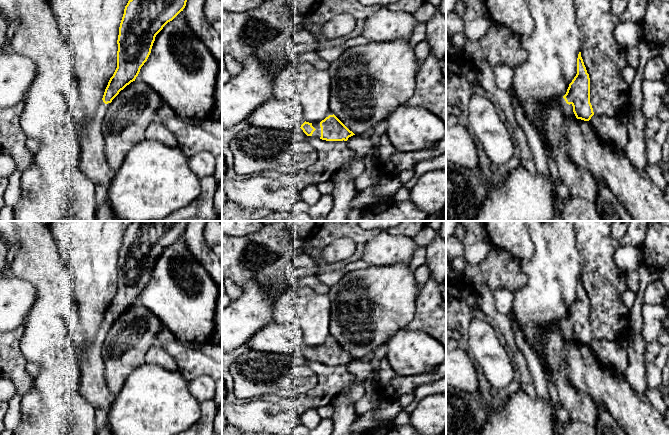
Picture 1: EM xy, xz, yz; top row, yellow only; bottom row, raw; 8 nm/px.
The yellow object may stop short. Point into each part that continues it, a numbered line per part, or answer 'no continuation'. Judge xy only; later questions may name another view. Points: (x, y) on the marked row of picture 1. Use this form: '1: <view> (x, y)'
1: xy (93, 163)

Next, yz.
1: yz (567, 109)

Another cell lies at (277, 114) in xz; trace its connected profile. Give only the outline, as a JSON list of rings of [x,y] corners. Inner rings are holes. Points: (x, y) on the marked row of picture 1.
[[[275,97],[259,105],[248,120],[252,126],[279,130],[295,130],[305,122],[303,108],[298,102]]]

